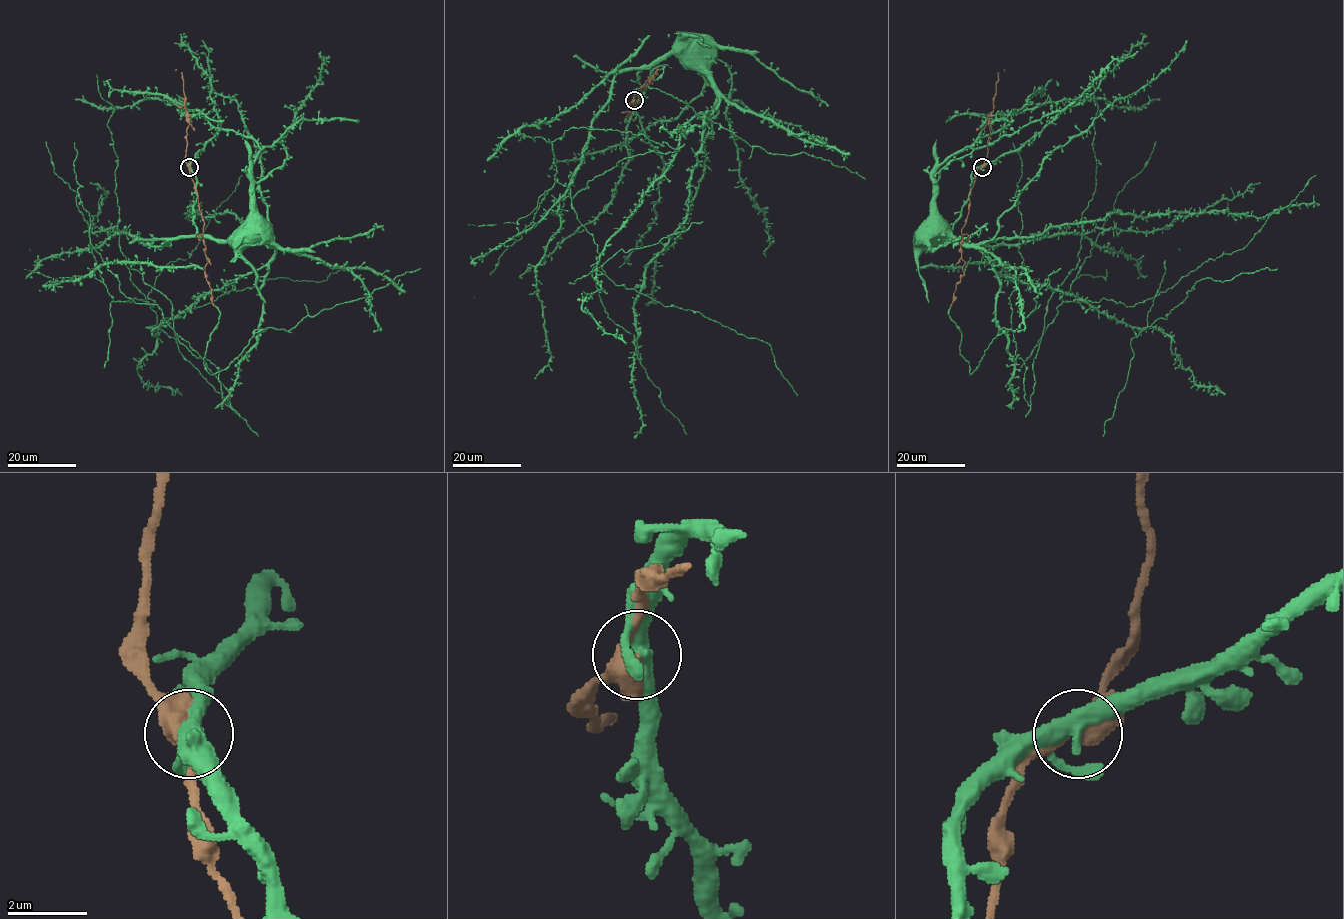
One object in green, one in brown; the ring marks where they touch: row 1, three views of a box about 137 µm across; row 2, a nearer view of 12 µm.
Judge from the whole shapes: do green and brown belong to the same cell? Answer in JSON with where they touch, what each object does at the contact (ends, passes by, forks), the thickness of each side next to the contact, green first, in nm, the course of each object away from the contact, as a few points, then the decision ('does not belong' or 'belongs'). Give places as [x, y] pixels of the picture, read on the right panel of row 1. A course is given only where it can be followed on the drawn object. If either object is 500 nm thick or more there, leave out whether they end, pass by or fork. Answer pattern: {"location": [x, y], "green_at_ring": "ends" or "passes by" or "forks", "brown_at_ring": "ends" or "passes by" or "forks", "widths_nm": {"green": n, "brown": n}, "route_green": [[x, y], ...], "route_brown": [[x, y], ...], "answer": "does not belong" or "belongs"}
{"location": [982, 167], "green_at_ring": "forks", "brown_at_ring": "passes by", "widths_nm": {"green": 360, "brown": 460}, "route_green": [[982, 166], [972, 174], [967, 202], [952, 231], [936, 240], [934, 246], [928, 246], [923, 240]], "route_brown": [[982, 166], [975, 173], [969, 194], [960, 246], [963, 275], [951, 306]], "answer": "belongs"}

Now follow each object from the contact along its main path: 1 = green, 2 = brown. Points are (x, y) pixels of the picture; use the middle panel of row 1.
1: (634, 100), (634, 95), (641, 88), (638, 74), (644, 68), (650, 68), (672, 54), (684, 53), (695, 42)
2: (634, 100), (635, 94), (649, 84), (649, 78), (651, 83), (649, 81), (660, 70)

